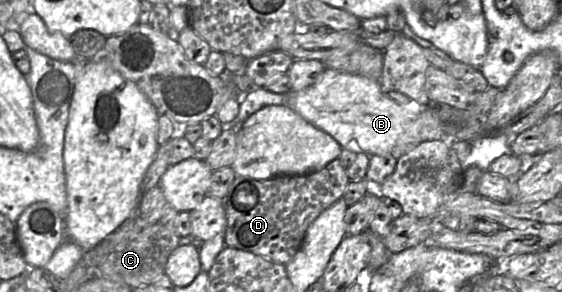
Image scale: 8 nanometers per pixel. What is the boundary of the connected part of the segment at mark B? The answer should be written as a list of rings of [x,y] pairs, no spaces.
[[[325,69],[311,86],[289,92],[287,106],[292,108],[306,121],[333,137],[342,149],[366,153],[369,156],[391,154],[396,158],[424,141],[442,139],[436,114],[425,110],[414,100],[399,104],[383,92],[379,81],[334,69]]]

